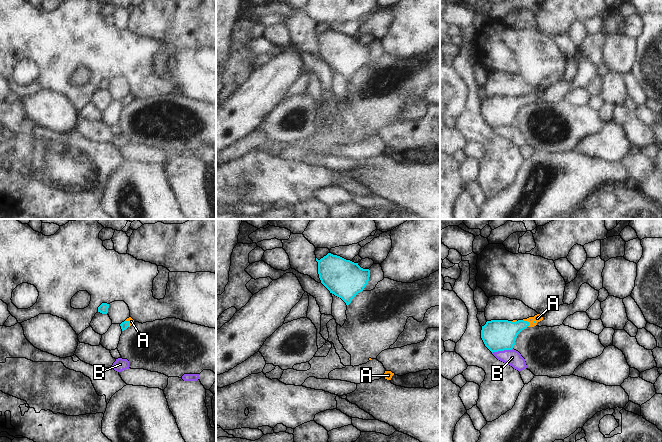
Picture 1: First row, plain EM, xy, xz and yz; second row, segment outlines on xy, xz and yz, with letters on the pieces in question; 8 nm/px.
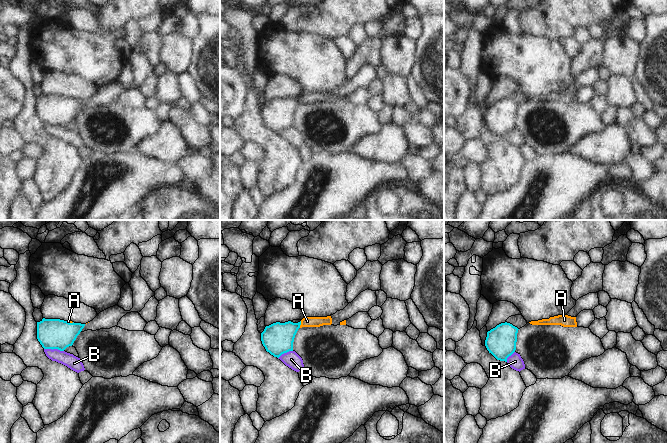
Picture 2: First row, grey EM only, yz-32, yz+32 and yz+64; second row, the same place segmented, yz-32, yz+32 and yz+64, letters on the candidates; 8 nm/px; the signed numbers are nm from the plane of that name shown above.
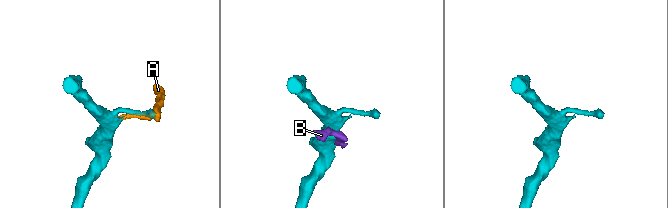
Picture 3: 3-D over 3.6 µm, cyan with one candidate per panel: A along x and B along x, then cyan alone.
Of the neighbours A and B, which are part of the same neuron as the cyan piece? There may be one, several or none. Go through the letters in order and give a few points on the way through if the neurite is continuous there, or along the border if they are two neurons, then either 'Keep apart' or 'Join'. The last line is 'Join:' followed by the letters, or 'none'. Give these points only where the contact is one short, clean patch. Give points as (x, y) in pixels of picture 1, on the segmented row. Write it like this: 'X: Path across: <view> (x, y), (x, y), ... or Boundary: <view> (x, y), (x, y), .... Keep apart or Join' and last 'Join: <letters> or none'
A: Path across: yz (499, 335), (527, 322), (537, 318). Join
B: Keep apart
Join: A.

